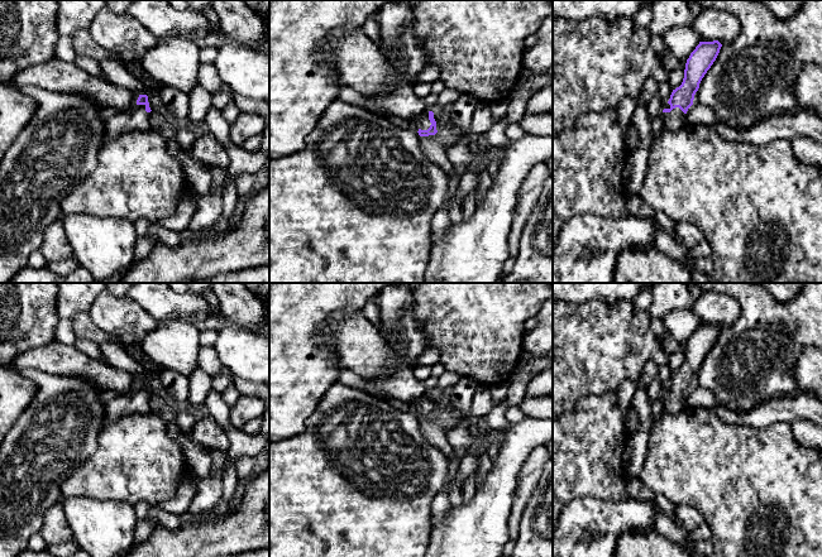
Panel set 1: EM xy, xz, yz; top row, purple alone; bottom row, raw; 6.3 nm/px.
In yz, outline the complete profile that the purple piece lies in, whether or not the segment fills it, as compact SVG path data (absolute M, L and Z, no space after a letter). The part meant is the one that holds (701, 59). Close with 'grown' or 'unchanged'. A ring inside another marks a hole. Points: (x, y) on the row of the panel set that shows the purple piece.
M718 40L699 42L690 53L685 63L683 82L673 90L669 101L663 109L665 130L677 130L685 124L685 114L693 105L699 83L716 61L721 47L722 44Z; grown

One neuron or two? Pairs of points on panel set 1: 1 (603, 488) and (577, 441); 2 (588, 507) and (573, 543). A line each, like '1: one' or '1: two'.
1: one
2: one

